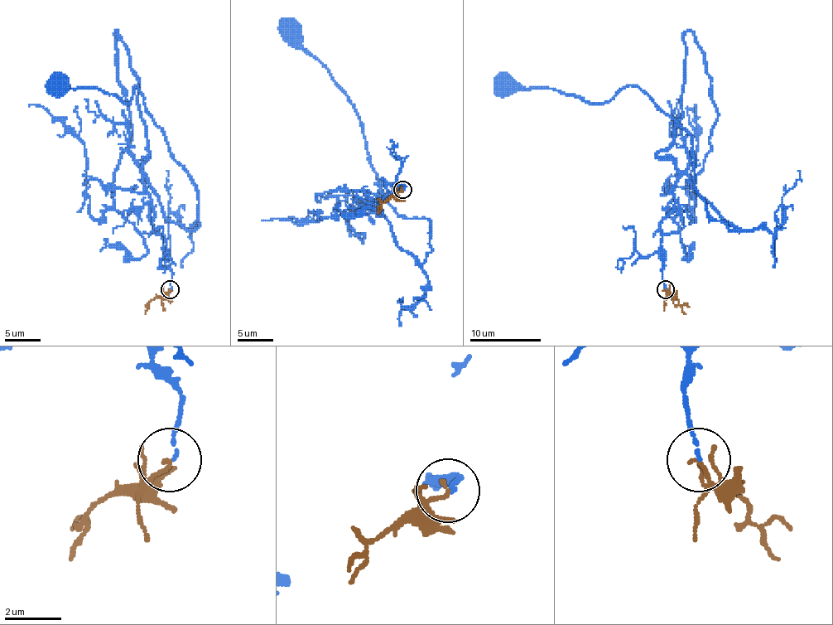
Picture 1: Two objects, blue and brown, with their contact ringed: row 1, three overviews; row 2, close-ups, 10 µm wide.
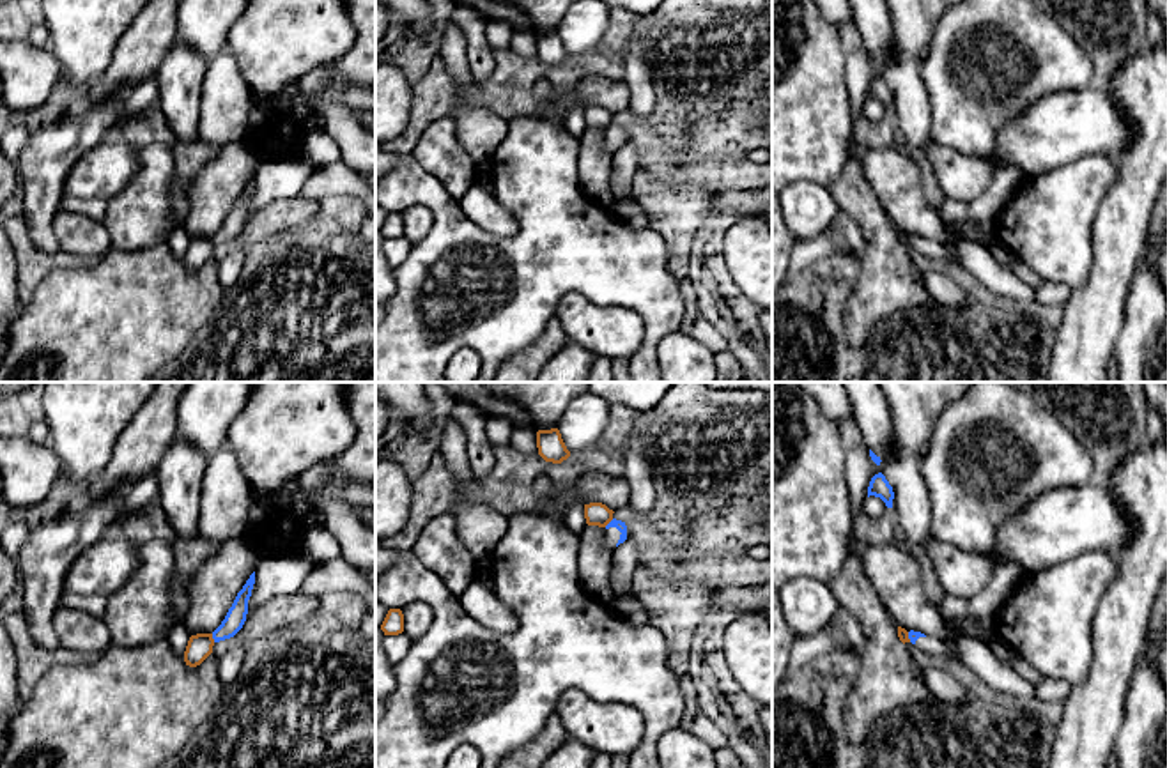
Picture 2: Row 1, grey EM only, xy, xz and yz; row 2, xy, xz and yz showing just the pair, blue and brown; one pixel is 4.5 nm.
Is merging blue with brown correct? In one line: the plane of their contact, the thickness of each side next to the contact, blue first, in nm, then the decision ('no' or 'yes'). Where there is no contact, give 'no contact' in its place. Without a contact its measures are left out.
contact in xy; calibres 90 and 110 nm; no

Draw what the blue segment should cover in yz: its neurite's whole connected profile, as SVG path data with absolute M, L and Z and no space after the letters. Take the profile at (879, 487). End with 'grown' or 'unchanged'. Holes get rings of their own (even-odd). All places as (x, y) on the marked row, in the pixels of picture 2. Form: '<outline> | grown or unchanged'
M882 472L875 474L868 487L868 497L880 497L887 508L893 508L894 492Z | unchanged

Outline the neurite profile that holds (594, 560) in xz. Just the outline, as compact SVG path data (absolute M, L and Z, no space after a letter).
M584 526L577 552L581 586L586 595L609 602L613 598L609 575L613 550L606 547L606 527Z

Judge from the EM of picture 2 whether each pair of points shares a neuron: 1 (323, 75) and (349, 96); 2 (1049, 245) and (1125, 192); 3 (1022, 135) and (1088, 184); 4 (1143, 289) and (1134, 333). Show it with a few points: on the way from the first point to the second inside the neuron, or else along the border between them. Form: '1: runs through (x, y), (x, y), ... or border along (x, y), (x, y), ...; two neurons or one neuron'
1: runs through (330, 82), (342, 91); one neuron
2: border along (1114, 176), (1093, 220), (1091, 253); two neurons
3: border along (1104, 154), (1084, 154), (1040, 172), (1027, 181); two neurons
4: runs through (1143, 299), (1143, 322); one neuron

